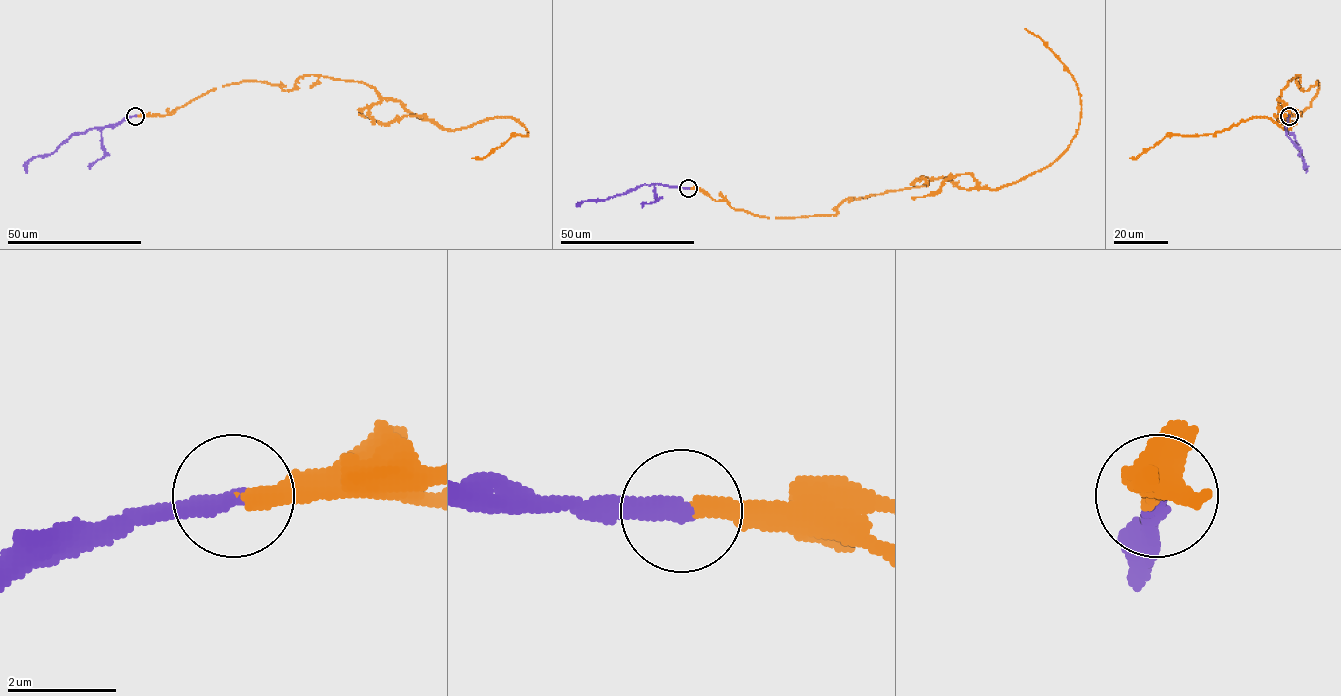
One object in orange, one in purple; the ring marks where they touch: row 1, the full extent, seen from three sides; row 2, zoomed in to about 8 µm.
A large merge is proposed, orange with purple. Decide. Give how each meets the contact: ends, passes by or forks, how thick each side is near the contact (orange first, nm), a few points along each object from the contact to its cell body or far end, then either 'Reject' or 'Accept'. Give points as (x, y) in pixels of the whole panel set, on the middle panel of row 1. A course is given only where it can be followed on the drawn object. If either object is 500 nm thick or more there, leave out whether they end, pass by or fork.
At the ring orange ends. At the ring purple ends. Thickness 300 nm (orange) against 300 nm. Course of orange: (688, 188), (792, 217), (935, 178), (964, 188), (1025, 179), (1065, 150), (1081, 113), (1068, 69), (1025, 29). Course of purple: (688, 188), (642, 185), (604, 200), (583, 200), (580, 204). Accept

